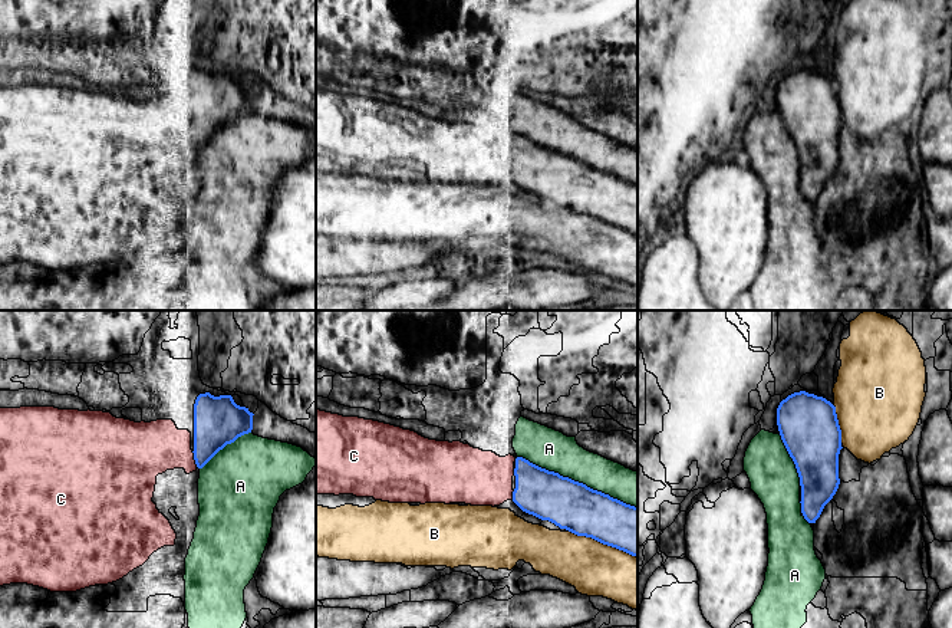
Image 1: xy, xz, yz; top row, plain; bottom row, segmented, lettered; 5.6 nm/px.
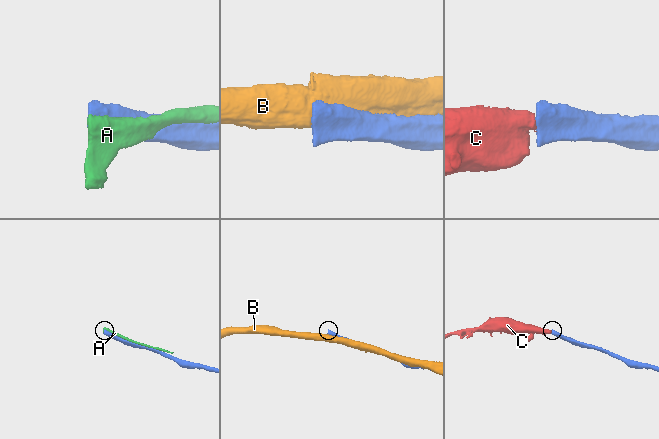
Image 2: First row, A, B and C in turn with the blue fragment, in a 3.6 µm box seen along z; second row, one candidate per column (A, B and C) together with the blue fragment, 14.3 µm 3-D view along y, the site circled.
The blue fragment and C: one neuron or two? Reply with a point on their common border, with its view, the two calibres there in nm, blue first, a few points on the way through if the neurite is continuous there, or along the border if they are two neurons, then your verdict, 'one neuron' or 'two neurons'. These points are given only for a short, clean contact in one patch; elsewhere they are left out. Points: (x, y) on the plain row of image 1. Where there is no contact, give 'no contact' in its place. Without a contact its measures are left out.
meets blue in xy at (194, 137); 280 nm thick on the blue side, 300 nm on the other; one neuron

